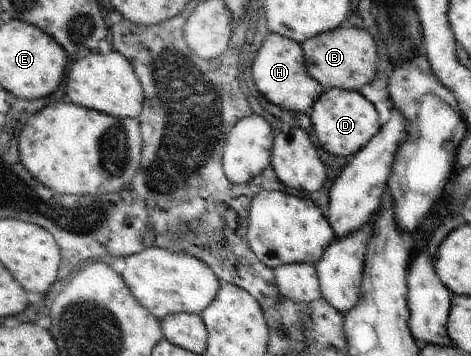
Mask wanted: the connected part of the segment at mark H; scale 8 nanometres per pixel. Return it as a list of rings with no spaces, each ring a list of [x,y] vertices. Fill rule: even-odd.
[[[269,32],[263,39],[261,48],[257,52],[252,67],[254,83],[258,92],[269,102],[288,111],[307,111],[316,104],[316,101],[326,92],[307,70],[301,44],[276,32]]]

